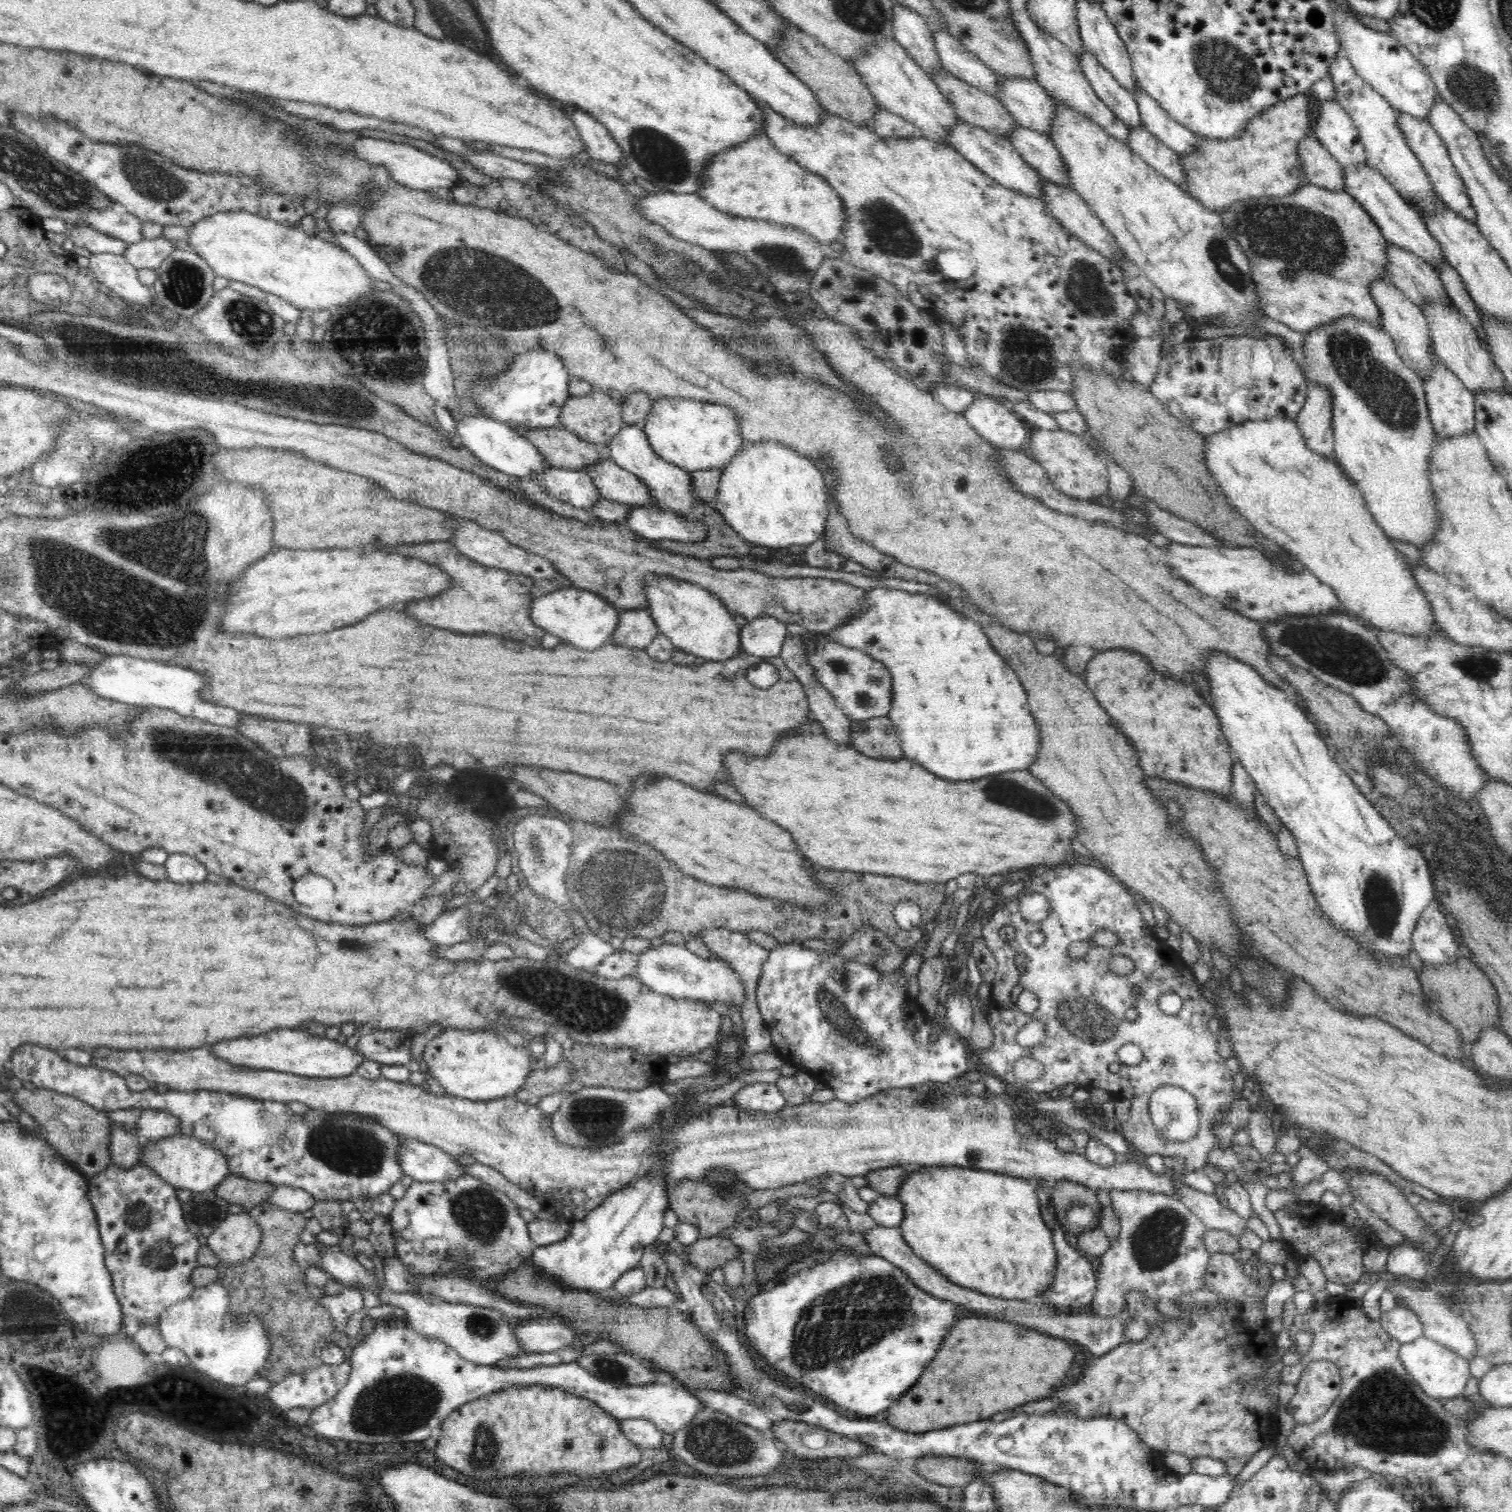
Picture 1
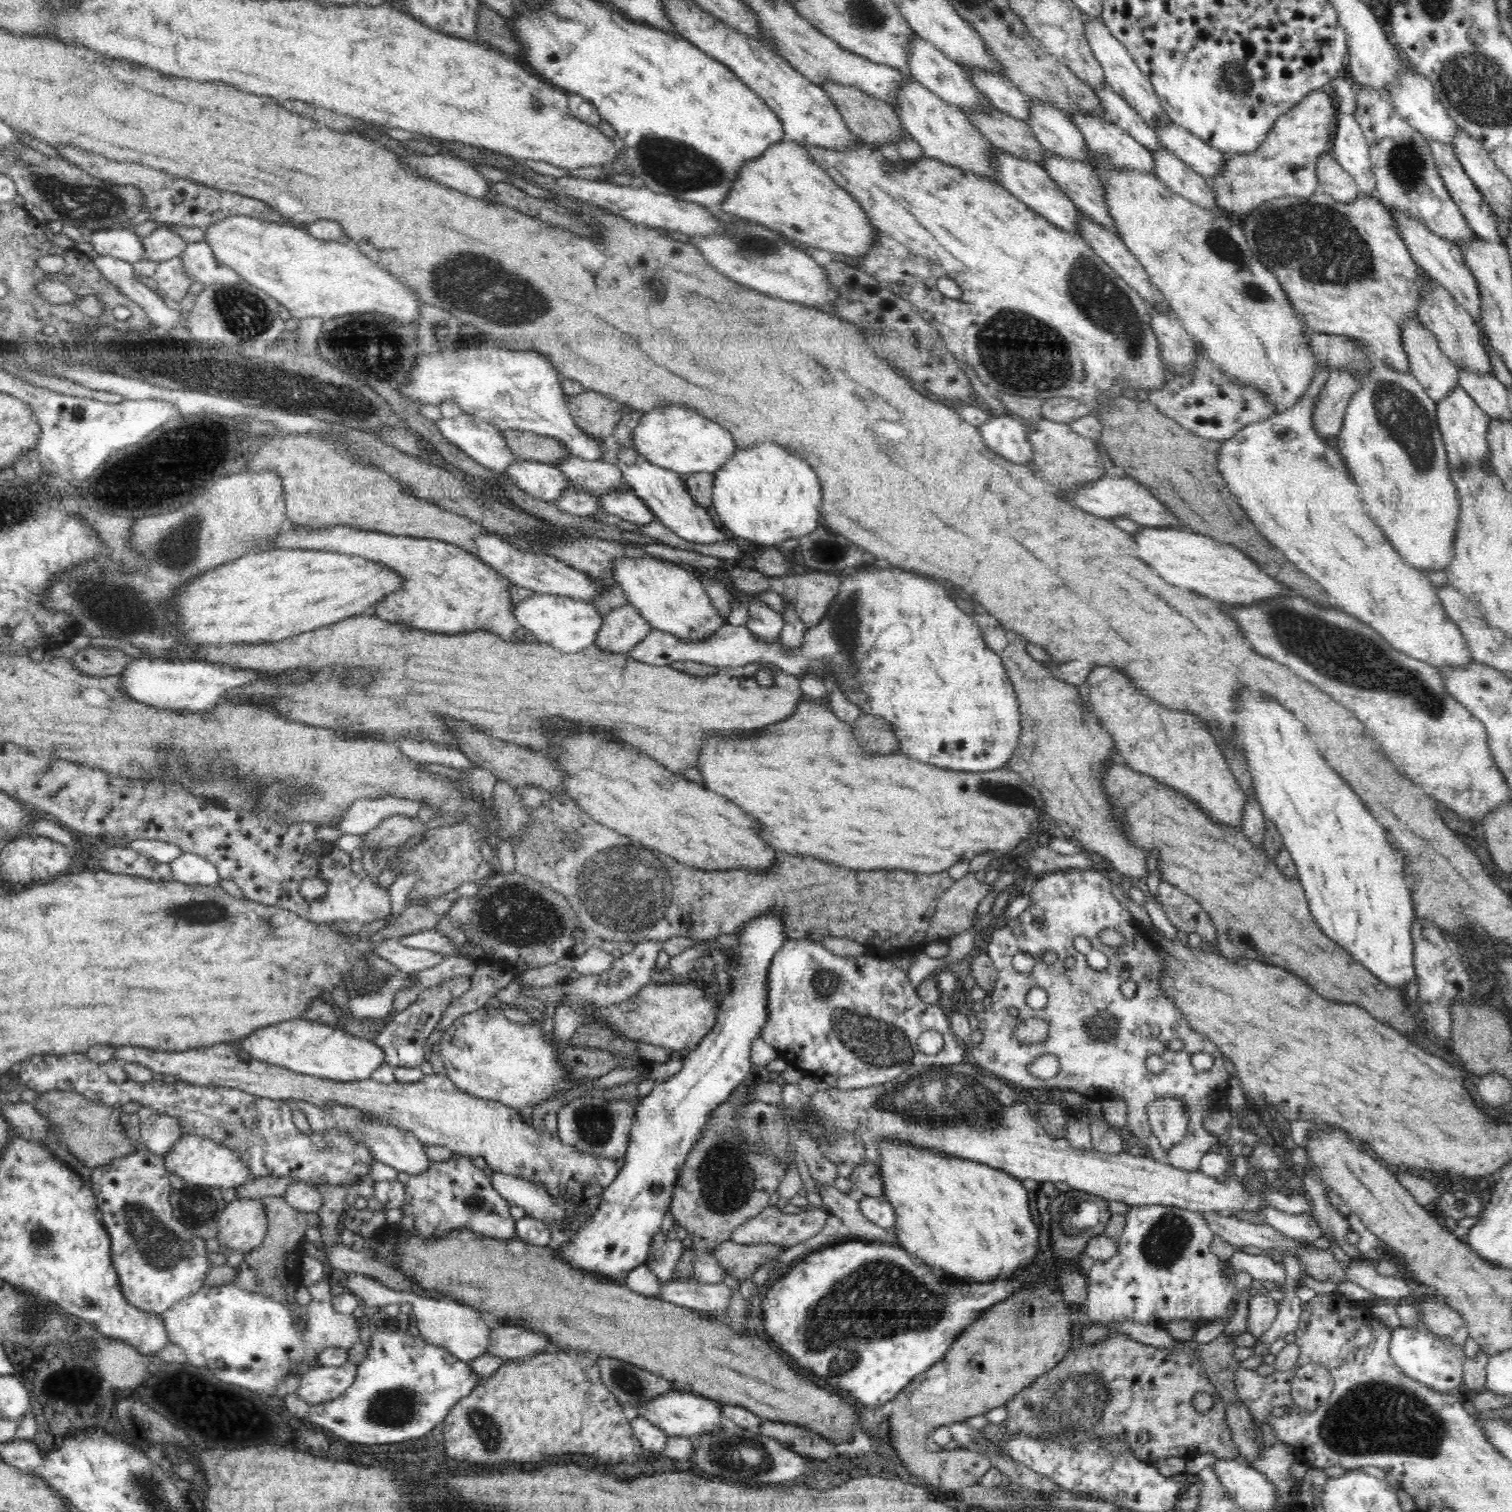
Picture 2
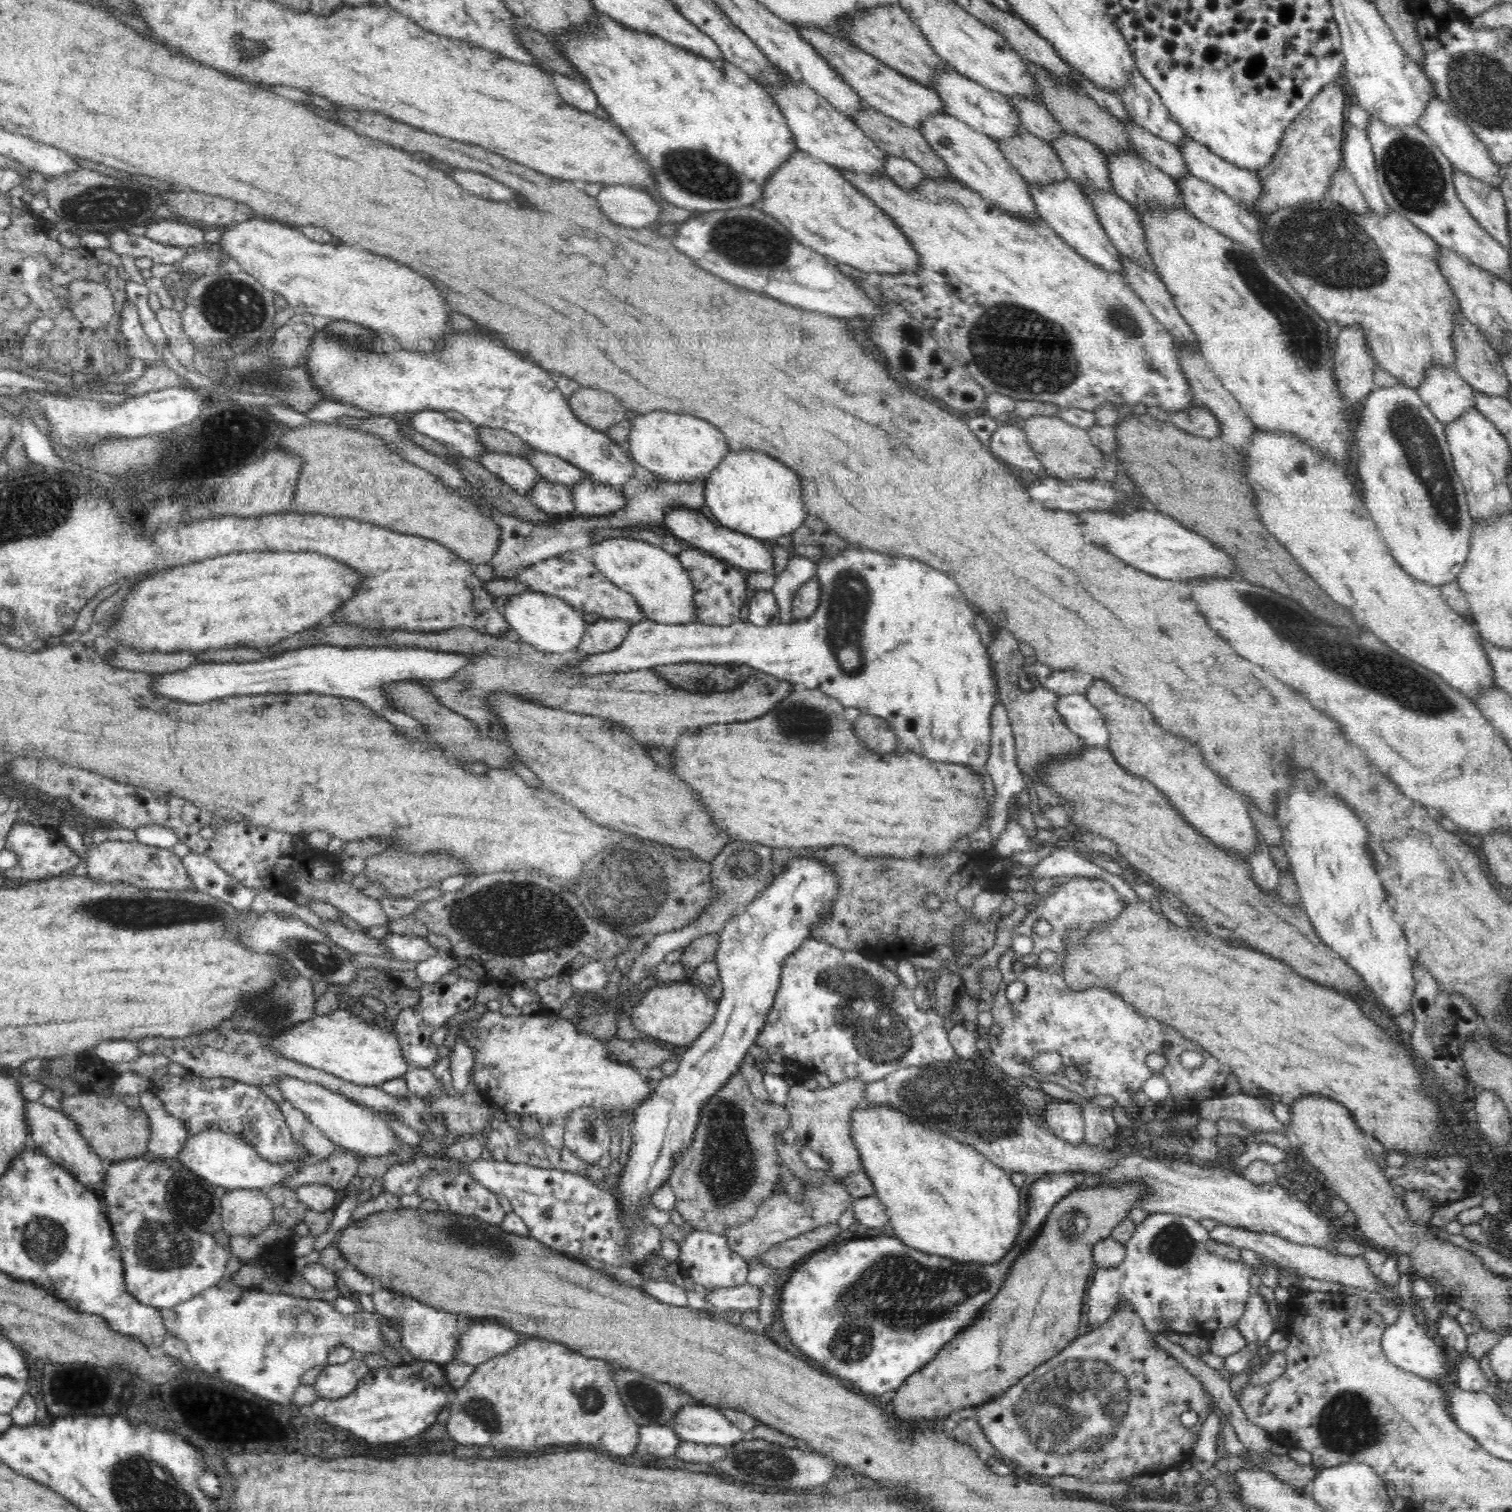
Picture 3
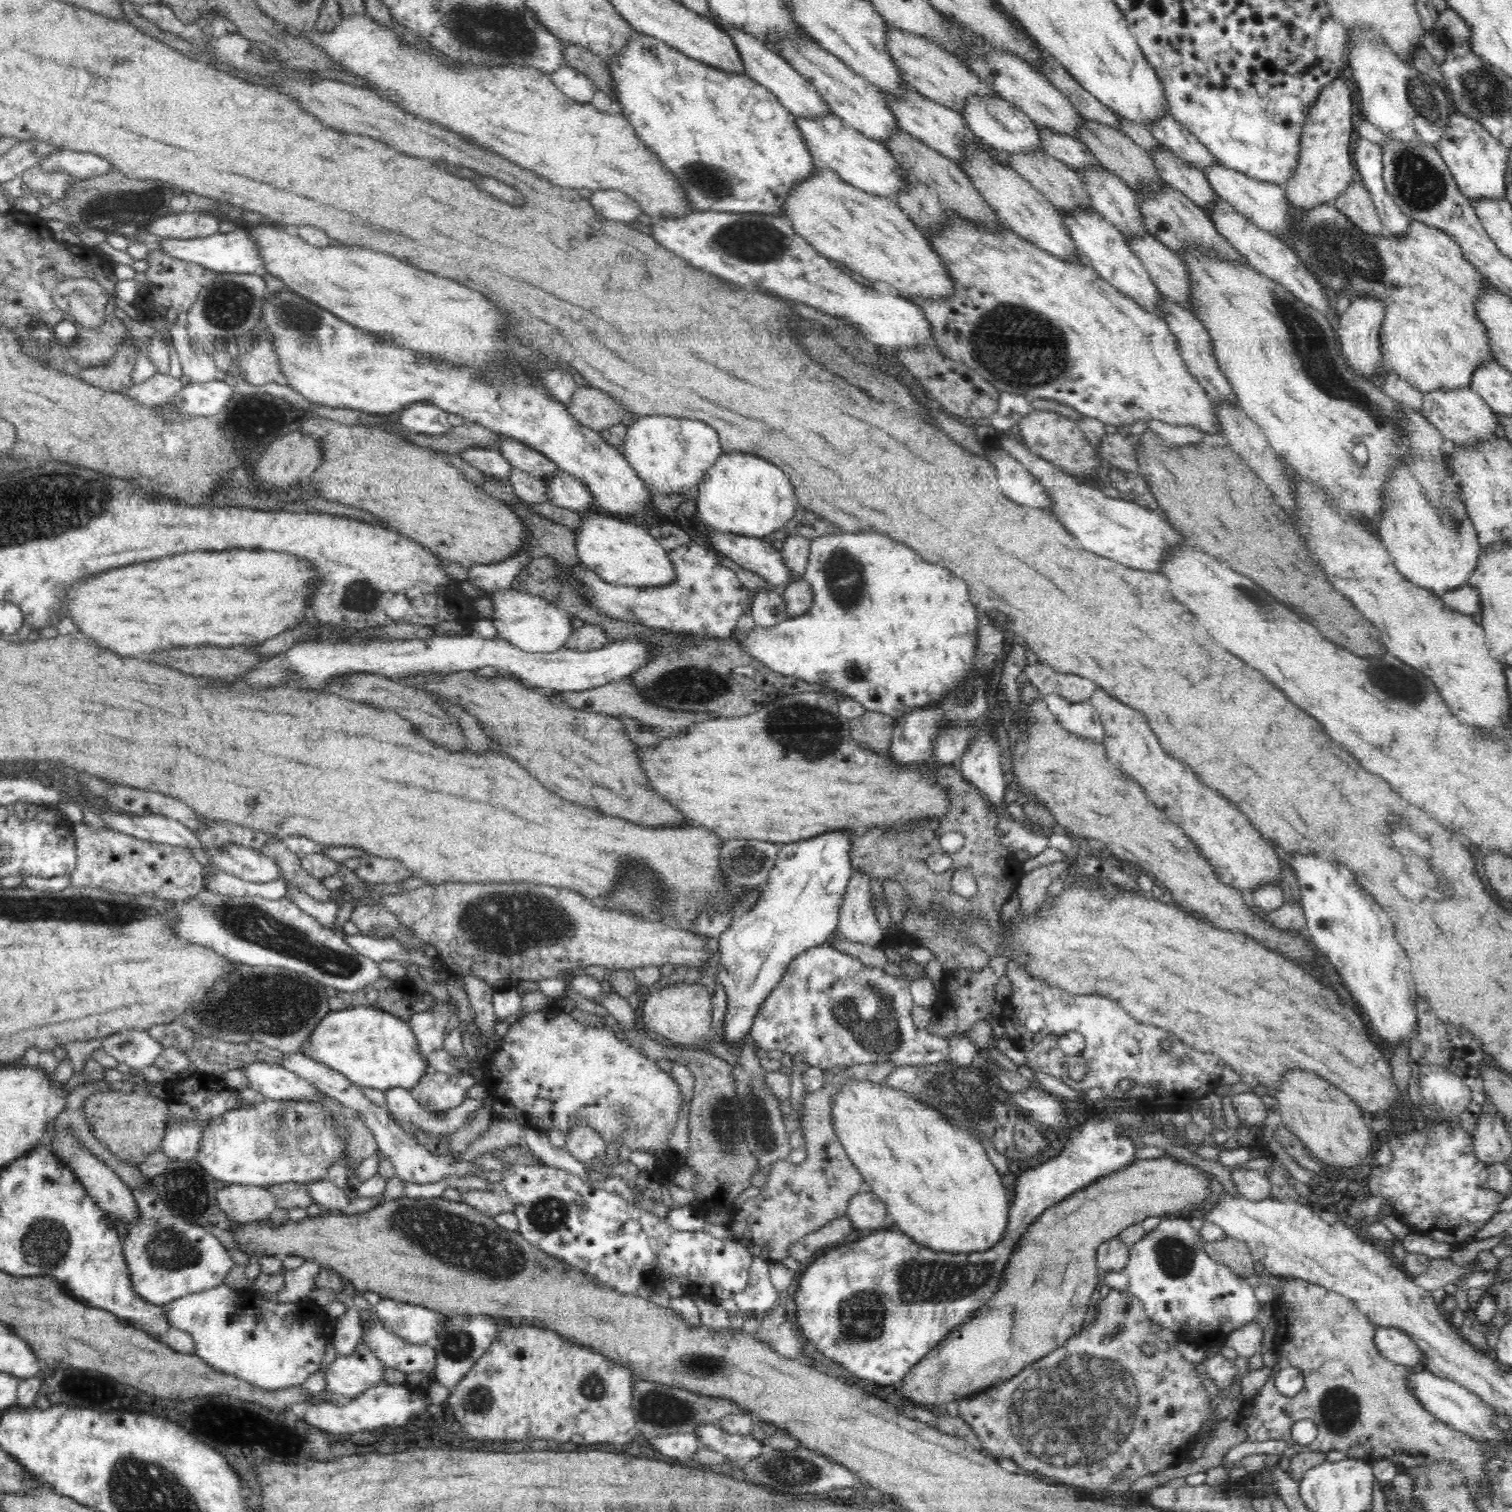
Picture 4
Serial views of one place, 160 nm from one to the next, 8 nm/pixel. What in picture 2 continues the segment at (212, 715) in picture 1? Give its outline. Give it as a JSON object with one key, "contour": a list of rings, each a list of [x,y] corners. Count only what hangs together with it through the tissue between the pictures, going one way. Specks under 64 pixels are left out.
{"contour":[[[137,657],[128,660],[126,672],[120,674],[124,690],[138,702],[170,708],[170,710],[186,710],[186,712],[208,712],[216,706],[218,696],[224,696],[232,688],[254,684],[260,680],[260,673],[252,669],[234,669],[228,665],[209,663],[206,661],[165,661],[162,658],[147,659]]]}

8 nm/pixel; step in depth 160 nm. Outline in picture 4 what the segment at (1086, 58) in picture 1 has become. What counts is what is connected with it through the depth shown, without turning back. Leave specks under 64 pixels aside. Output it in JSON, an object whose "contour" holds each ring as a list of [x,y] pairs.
{"contour":[[[1161,144],[1152,150],[1150,156],[1164,182],[1198,204],[1206,215],[1211,214],[1211,207],[1215,204],[1218,194],[1210,187],[1202,169],[1178,158]]]}

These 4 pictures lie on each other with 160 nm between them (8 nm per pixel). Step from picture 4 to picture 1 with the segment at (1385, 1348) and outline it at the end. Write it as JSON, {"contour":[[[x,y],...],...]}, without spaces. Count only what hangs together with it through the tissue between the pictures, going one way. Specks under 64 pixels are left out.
{"contour":[[[1420,1335],[1420,1338],[1416,1338],[1416,1340],[1402,1343],[1398,1354],[1408,1374],[1420,1385],[1420,1388],[1428,1396],[1441,1401],[1452,1397],[1460,1397],[1466,1388],[1467,1382],[1472,1377],[1467,1360],[1464,1360],[1447,1346],[1434,1342],[1424,1335]]]}

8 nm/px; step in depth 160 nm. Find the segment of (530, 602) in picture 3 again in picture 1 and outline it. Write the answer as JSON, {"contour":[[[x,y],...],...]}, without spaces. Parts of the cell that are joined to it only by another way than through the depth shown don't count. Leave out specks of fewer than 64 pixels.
{"contour":[[[570,586],[533,599],[529,617],[536,626],[562,638],[562,642],[582,650],[594,650],[609,642],[610,635],[617,629],[620,612],[601,595]]]}

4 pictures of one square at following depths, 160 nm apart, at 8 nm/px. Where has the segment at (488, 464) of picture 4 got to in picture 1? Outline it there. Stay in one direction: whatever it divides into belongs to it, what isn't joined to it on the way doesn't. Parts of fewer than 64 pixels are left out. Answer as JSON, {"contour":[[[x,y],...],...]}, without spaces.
{"contour":[[[548,467],[529,478],[540,488],[547,490],[552,498],[570,503],[576,508],[588,510],[589,506],[602,499],[596,485],[582,470]]]}

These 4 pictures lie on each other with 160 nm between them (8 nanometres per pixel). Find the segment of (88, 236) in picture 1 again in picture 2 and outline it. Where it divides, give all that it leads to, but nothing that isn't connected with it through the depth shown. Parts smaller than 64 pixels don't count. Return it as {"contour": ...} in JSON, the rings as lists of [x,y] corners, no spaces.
{"contour":[[[128,228],[98,230],[88,236],[88,242],[100,255],[112,256],[134,264],[146,259],[146,251],[141,238],[133,231]]]}

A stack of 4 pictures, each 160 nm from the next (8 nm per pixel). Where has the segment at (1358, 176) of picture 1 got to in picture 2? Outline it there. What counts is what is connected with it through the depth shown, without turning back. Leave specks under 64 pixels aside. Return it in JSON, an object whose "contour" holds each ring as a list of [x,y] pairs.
{"contour":[[[1390,208],[1395,214],[1399,232],[1406,242],[1406,247],[1418,267],[1422,268],[1427,275],[1441,284],[1456,299],[1456,302],[1462,308],[1468,311],[1468,314],[1475,320],[1480,321],[1482,318],[1482,307],[1480,306],[1480,293],[1478,293],[1478,283],[1474,278],[1470,268],[1466,265],[1462,249],[1455,243],[1446,238],[1442,238],[1422,225],[1422,222],[1416,221],[1414,217],[1406,213],[1398,213],[1394,208]]]}

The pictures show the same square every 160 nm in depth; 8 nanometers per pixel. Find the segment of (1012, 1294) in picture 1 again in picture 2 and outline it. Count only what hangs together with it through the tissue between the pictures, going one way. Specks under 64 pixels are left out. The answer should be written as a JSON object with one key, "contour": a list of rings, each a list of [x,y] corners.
{"contour":[[[882,1139],[878,1144],[878,1148],[880,1151],[880,1158],[878,1158],[878,1169],[880,1169],[880,1173],[882,1173],[881,1181],[884,1182],[884,1193],[883,1195],[888,1199],[888,1202],[892,1204],[896,1213],[896,1222],[894,1222],[895,1228],[895,1238],[898,1240],[898,1245],[903,1247],[908,1251],[912,1256],[919,1258],[921,1262],[926,1264],[932,1264],[932,1266],[938,1266],[938,1268],[942,1268],[944,1272],[950,1274],[950,1276],[958,1279],[968,1279],[972,1280],[972,1282],[984,1282],[984,1280],[992,1280],[992,1278],[996,1278],[996,1276],[1002,1276],[1004,1278],[1011,1277],[1014,1273],[1020,1274],[1020,1272],[1029,1272],[1029,1271],[1036,1271],[1037,1267],[1033,1267],[1031,1262],[1032,1259],[1039,1259],[1033,1258],[1033,1256],[1038,1253],[1038,1249],[1043,1249],[1043,1245],[1040,1242],[1039,1238],[1039,1228],[1034,1224],[1032,1220],[1032,1215],[1030,1215],[1030,1210],[1028,1209],[1028,1192],[1026,1188],[1022,1186],[1022,1181],[1017,1179],[1015,1176],[1010,1174],[1004,1173],[1003,1171],[996,1170],[987,1166],[987,1164],[980,1163],[980,1162],[972,1162],[970,1160],[965,1160],[964,1158],[954,1158],[950,1155],[944,1155],[944,1153],[938,1153],[936,1151],[932,1151],[930,1149],[924,1149],[922,1147],[918,1147],[916,1145],[910,1145],[910,1143],[904,1143],[902,1141],[898,1141],[896,1139]]]}

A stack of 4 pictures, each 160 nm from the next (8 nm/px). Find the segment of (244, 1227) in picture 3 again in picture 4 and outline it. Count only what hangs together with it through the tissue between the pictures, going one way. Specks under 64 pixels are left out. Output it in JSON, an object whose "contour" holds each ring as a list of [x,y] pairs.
{"contour":[[[230,1183],[218,1190],[218,1207],[236,1224],[260,1222],[270,1218],[277,1201],[269,1188]]]}

